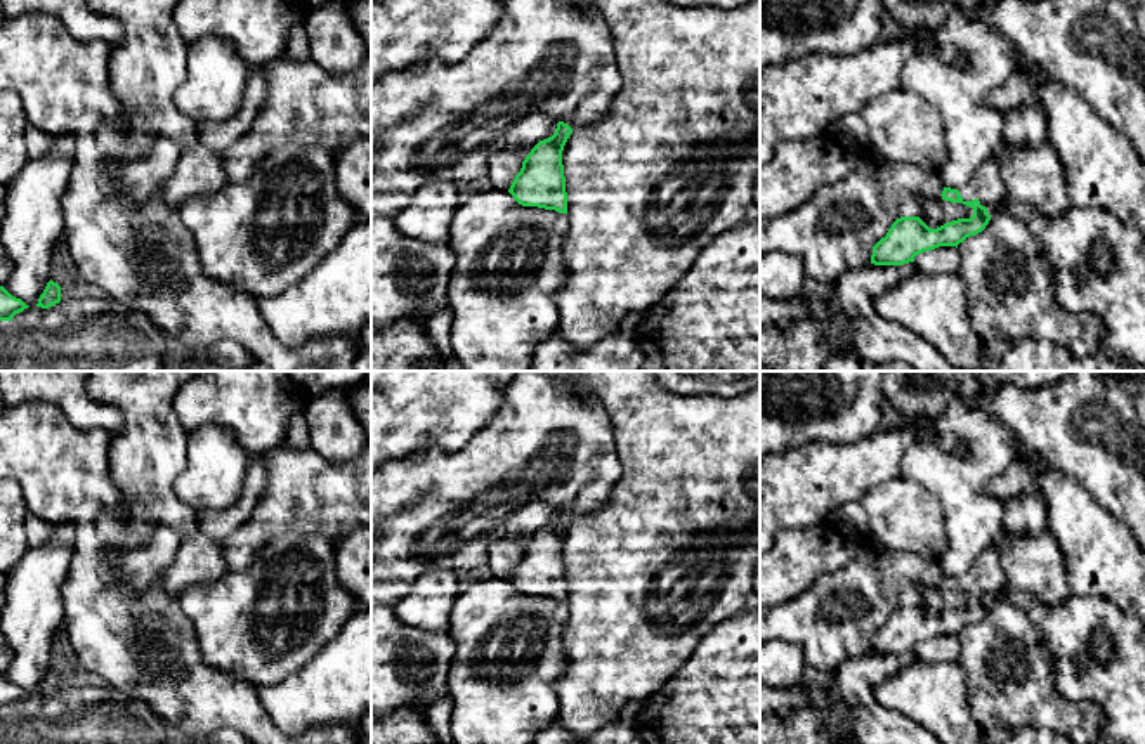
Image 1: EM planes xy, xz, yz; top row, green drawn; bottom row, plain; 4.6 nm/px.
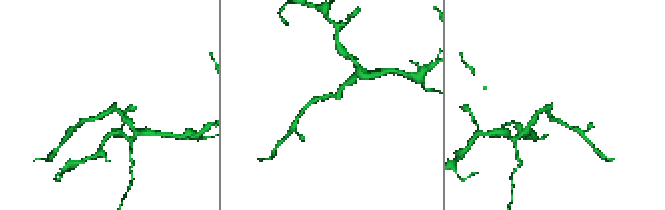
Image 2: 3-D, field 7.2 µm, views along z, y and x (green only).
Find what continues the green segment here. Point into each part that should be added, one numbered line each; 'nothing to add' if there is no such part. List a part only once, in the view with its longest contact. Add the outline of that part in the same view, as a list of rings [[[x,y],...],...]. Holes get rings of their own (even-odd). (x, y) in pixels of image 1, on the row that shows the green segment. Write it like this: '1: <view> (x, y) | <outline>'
1: yz (987, 186) | [[[992,158],[985,160],[970,182],[958,191],[963,201],[977,198],[987,208],[987,213],[992,215],[1006,194],[999,163]]]

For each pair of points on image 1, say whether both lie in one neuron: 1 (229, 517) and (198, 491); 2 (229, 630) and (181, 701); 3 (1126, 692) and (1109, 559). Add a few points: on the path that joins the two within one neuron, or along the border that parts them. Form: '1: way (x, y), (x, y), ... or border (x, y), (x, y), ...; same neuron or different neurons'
1: border (245, 477), (242, 495), (233, 505), (200, 512); different neurons
2: border (193, 625), (202, 658), (219, 670), (245, 678); different neurons
3: border (1074, 593), (1112, 600), (1126, 613); different neurons

